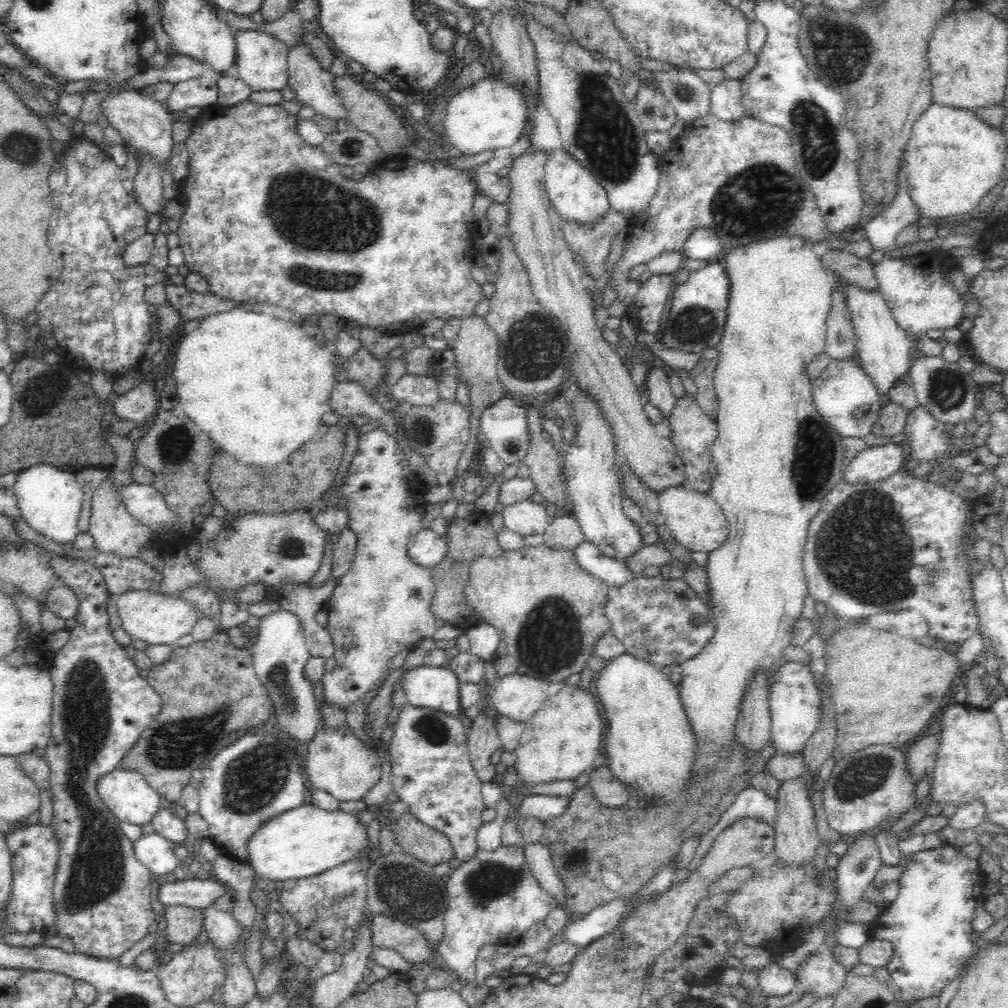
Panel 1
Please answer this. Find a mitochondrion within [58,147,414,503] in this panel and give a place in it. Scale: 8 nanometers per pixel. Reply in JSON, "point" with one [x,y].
{"point":[312,212]}

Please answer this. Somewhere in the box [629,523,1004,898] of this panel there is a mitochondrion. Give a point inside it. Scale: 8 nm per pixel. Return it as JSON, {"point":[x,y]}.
{"point":[868,774]}

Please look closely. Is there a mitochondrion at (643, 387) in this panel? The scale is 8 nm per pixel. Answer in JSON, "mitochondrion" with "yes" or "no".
{"mitochondrion":"no"}

